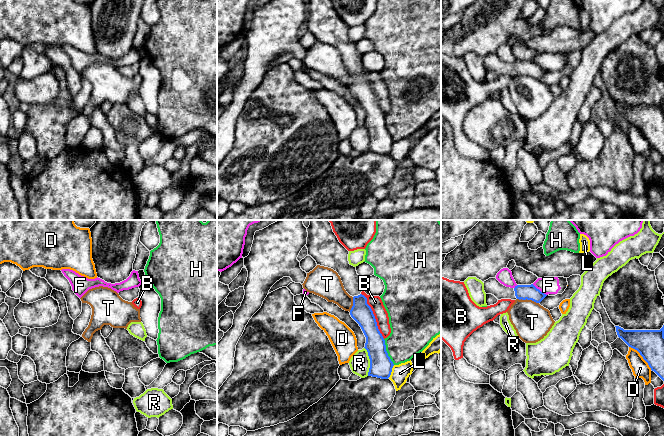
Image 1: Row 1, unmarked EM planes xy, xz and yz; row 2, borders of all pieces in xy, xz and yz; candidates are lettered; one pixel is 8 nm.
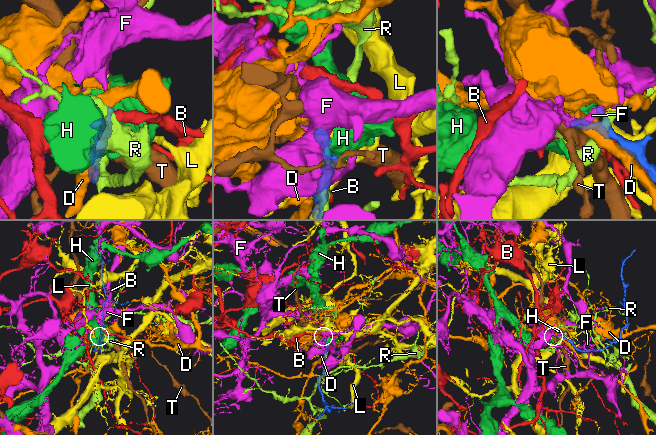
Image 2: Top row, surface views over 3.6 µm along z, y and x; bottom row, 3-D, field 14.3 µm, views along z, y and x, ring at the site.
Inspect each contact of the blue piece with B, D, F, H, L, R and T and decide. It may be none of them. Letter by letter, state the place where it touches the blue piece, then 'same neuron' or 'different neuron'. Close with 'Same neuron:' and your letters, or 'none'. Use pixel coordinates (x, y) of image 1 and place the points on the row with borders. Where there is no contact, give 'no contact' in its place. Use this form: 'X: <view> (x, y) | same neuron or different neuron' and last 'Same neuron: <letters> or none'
B: xz (374, 316) | different neuron
D: yz (641, 355) | different neuron
F: yz (538, 289) | different neuron
H: xz (386, 352) | different neuron
L: xz (391, 371) | different neuron
R: xz (370, 361) | different neuron
T: yz (528, 299) | different neuron
Same neuron: none

